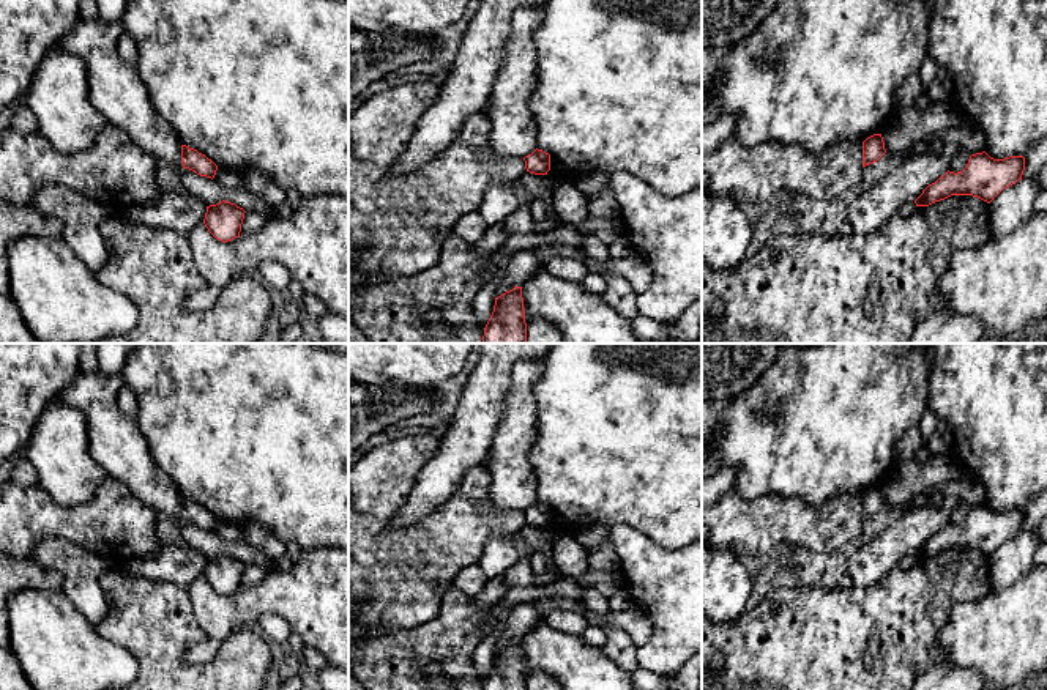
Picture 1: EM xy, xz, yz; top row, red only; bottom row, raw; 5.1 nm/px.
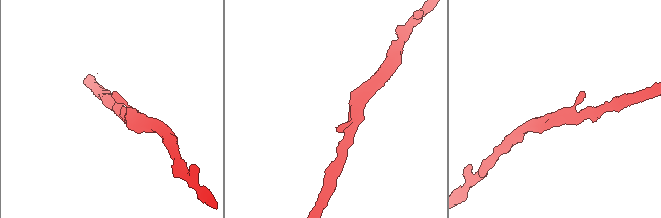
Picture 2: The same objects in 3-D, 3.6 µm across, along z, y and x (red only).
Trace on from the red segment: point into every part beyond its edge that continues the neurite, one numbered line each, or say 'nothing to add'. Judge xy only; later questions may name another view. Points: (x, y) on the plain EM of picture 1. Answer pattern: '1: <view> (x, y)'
nothing to add

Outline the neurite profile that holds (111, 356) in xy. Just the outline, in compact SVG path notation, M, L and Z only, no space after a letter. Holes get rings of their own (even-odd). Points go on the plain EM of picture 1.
M95 343L98 367L106 375L121 375L125 362L139 343Z

